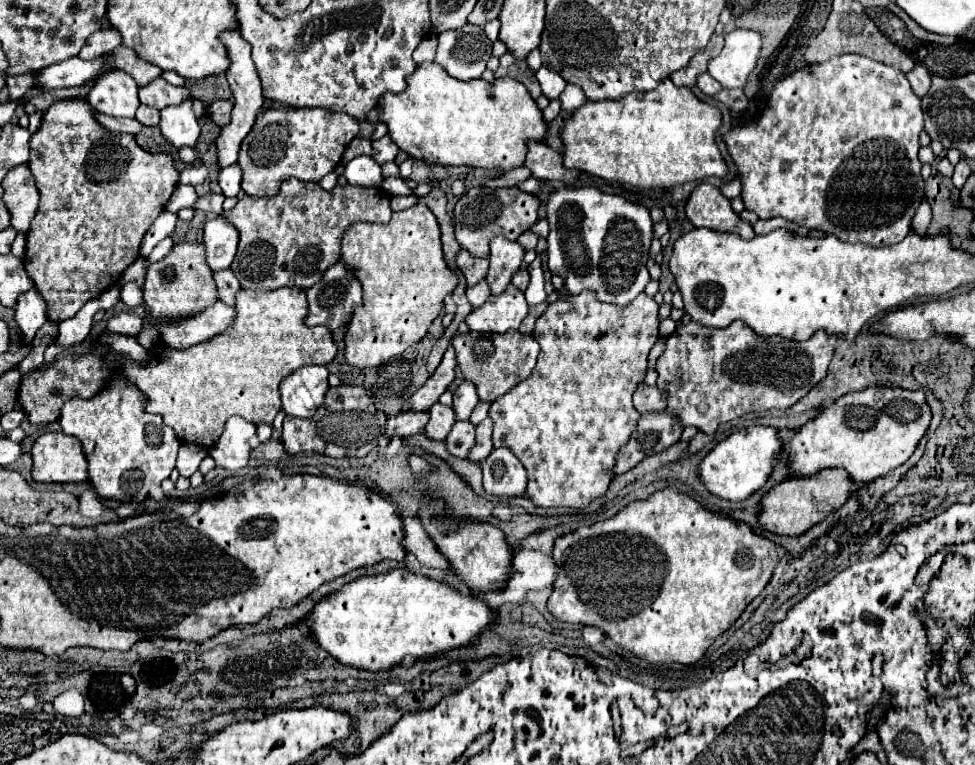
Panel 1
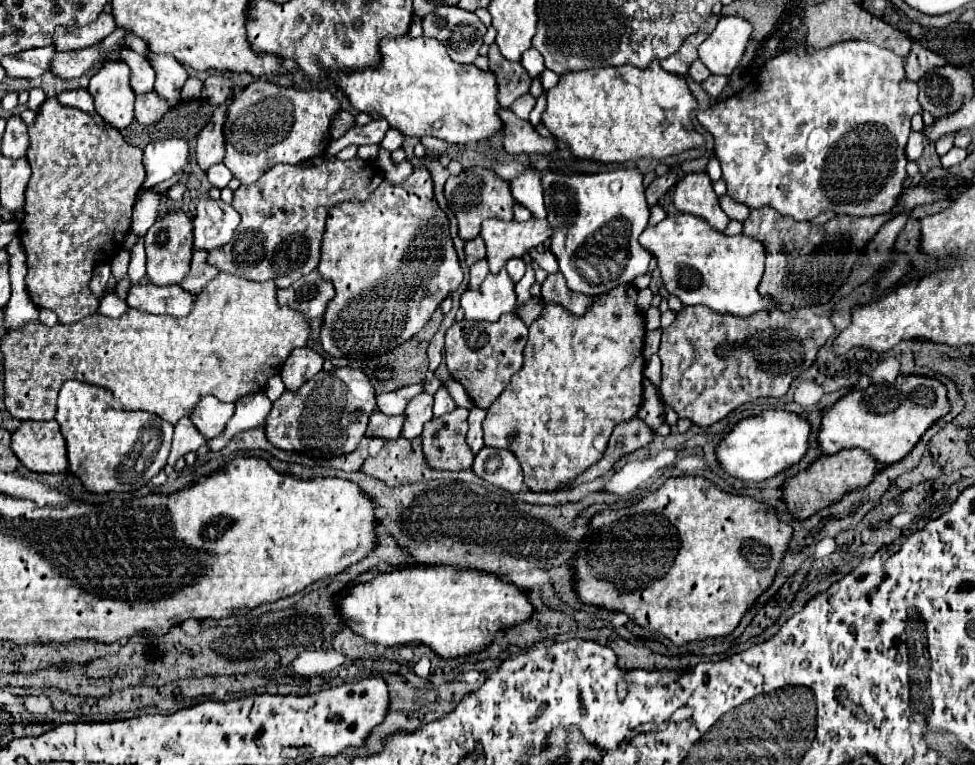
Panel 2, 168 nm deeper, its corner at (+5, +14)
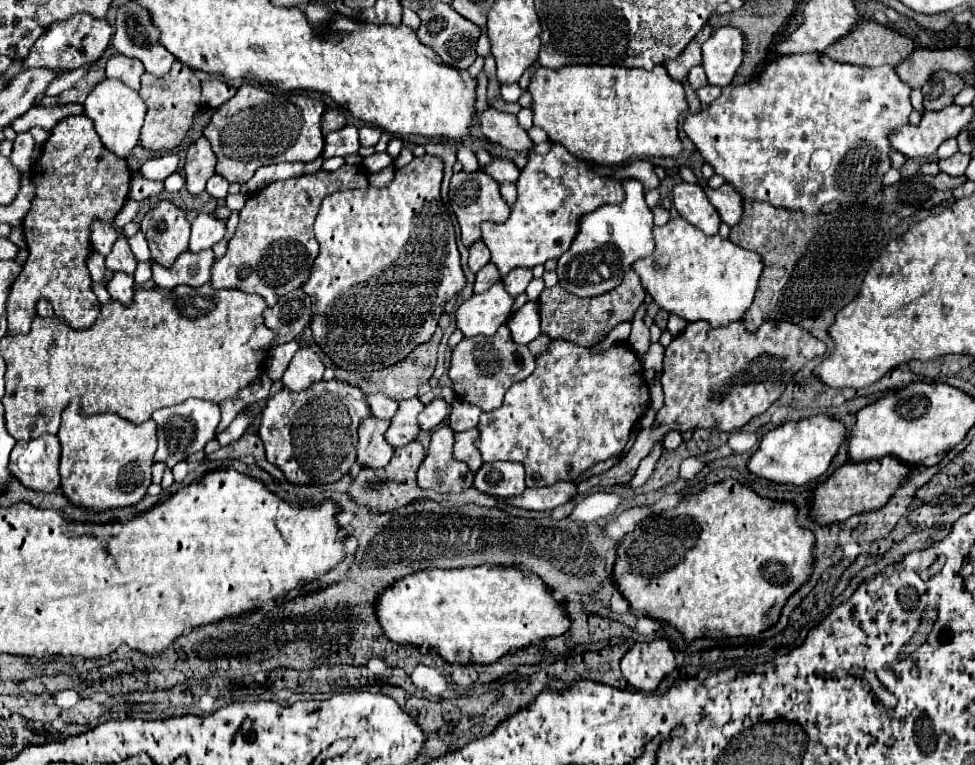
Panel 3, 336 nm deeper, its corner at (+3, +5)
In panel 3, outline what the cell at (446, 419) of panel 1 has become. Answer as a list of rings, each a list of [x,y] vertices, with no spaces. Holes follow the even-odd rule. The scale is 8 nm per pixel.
[[[416,397],[398,403],[398,411],[392,417],[390,427],[384,435],[392,447],[402,447],[402,445],[408,445],[416,439],[416,435],[420,433],[416,417],[422,409],[424,409],[424,405]]]

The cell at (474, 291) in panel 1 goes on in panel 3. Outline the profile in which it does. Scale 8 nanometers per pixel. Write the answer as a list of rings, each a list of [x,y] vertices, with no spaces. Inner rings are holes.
[[[488,263],[480,273],[476,273],[476,283],[474,283],[474,293],[484,293],[488,291],[496,281],[500,279],[500,273],[494,263]]]

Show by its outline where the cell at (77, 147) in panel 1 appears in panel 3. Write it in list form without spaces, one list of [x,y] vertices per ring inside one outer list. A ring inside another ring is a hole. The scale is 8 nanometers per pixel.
[[[70,115],[52,129],[40,159],[32,167],[32,181],[36,185],[36,199],[22,223],[30,255],[8,295],[8,335],[20,335],[30,329],[40,297],[46,297],[56,317],[64,319],[70,327],[86,329],[96,321],[100,307],[86,269],[90,223],[94,219],[112,221],[126,203],[128,165],[102,145],[92,119],[86,115]]]

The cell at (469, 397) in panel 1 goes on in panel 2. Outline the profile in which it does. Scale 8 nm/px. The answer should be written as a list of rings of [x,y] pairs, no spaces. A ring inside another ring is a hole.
[[[440,386],[440,390],[434,394],[434,416],[442,416],[448,414],[456,408],[452,396],[448,394],[448,390],[444,386]]]

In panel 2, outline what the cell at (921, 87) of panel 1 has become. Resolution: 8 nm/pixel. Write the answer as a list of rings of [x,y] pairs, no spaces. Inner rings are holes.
[[[914,44],[910,54],[904,58],[904,68],[906,68],[906,78],[912,82],[918,82],[930,68],[934,66],[942,66],[946,64],[946,60],[926,48],[922,48],[920,44]]]

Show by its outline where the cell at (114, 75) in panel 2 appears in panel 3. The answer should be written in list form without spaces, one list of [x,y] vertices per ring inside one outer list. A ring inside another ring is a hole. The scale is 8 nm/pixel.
[[[104,79],[86,97],[84,113],[94,121],[94,129],[100,135],[102,143],[108,147],[108,151],[126,159],[140,139],[140,127],[146,115],[146,107],[140,95],[124,83],[120,83],[120,79]]]

